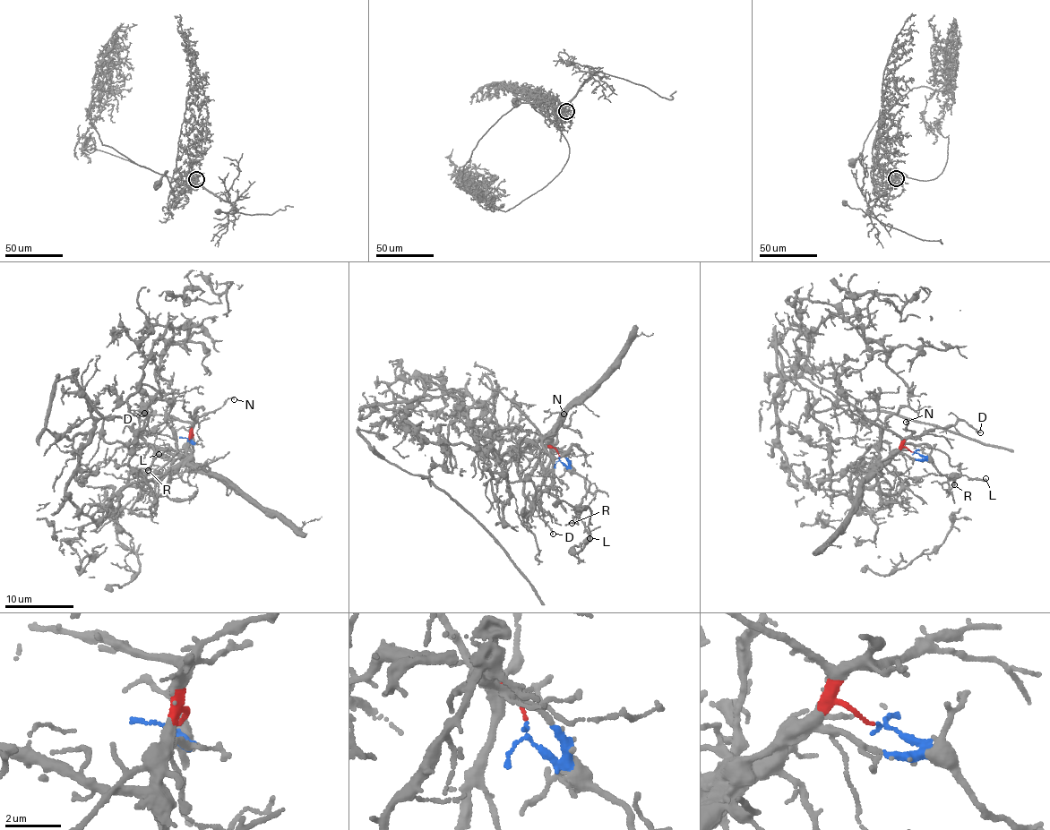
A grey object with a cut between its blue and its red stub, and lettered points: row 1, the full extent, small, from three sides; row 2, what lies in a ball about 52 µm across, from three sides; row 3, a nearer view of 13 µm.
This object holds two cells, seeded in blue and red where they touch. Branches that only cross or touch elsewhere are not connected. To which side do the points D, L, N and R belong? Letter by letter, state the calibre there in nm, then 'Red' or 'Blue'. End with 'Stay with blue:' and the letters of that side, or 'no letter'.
D: Thickness 170 nm. Red
L: Thickness 240 nm. Blue
N: Thickness 110 nm. Red
R: Thickness 120 nm. Blue
Stay with blue: L, R

